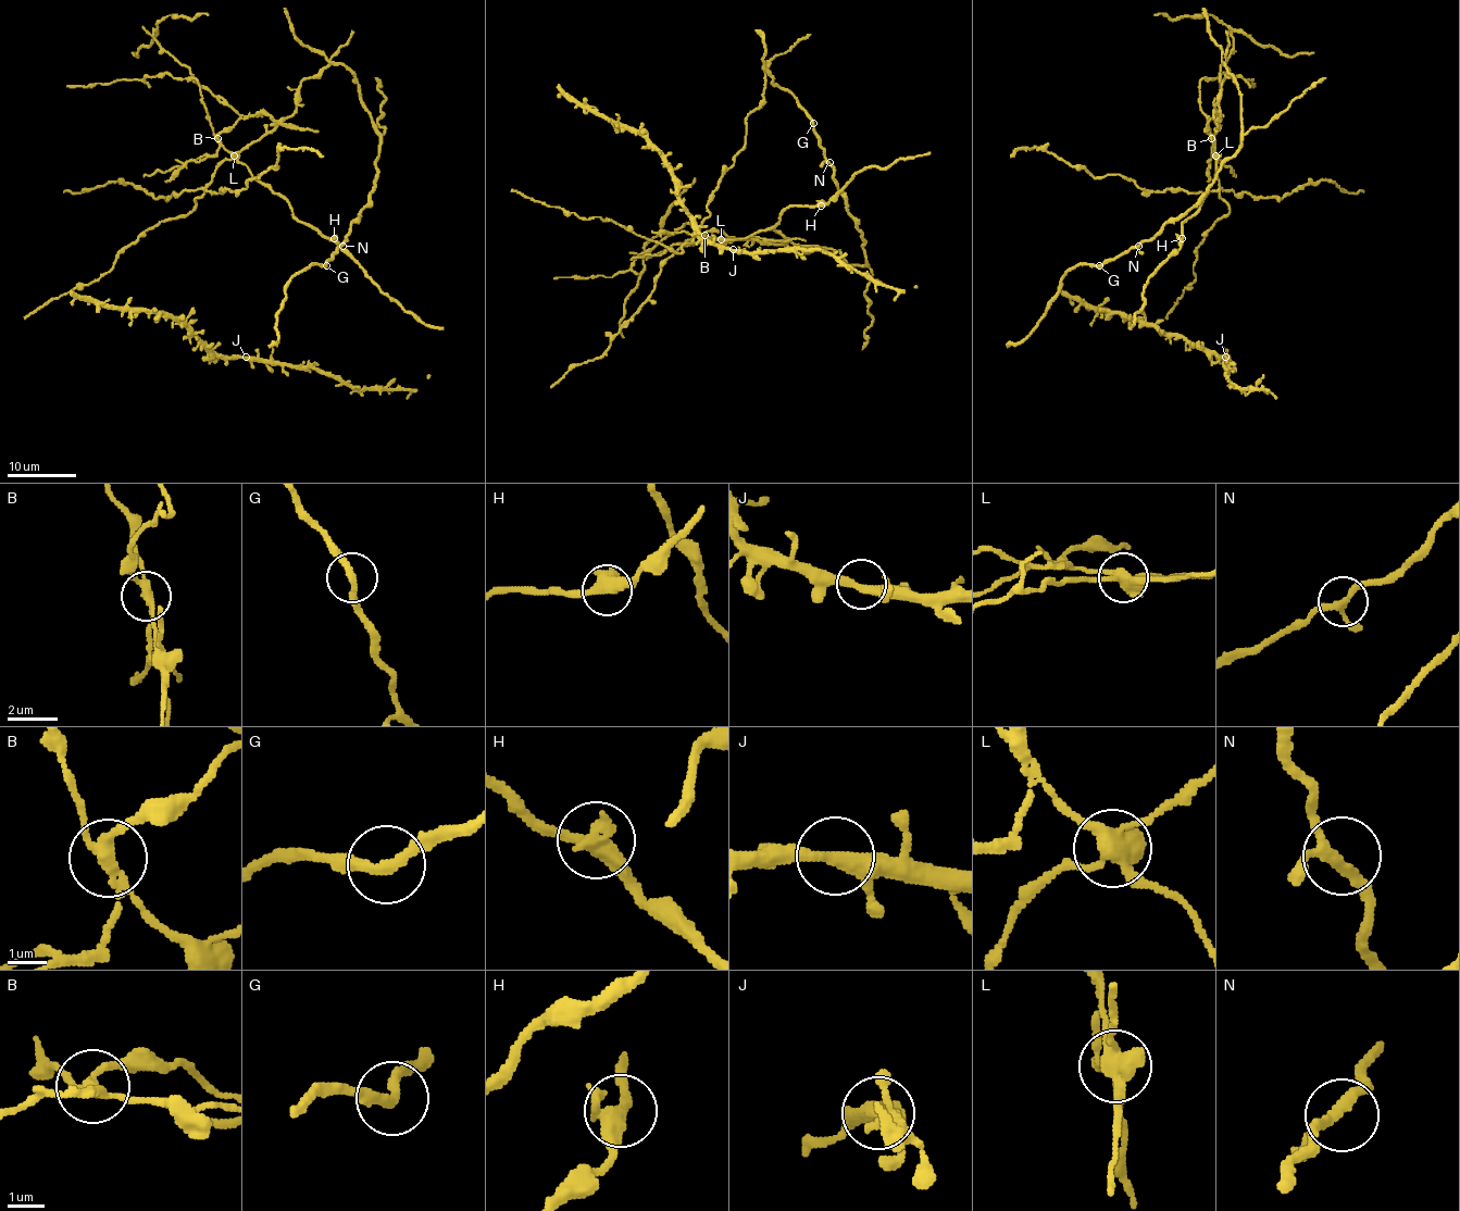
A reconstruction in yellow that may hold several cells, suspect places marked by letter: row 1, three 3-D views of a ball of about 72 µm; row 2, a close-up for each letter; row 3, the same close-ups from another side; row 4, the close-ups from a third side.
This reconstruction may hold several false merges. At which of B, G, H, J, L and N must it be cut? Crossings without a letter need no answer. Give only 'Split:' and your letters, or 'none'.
Split: B, L

